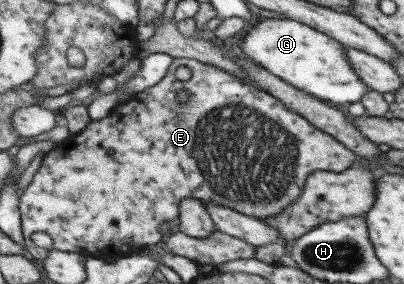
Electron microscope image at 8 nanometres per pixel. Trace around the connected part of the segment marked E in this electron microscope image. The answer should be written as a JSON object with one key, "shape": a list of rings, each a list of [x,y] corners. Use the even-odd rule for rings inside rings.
{"shape":[[[195,58],[173,59],[168,74],[156,86],[138,93],[131,100],[119,103],[106,118],[94,120],[79,133],[70,134],[66,140],[57,144],[54,149],[45,155],[40,168],[21,194],[20,208],[26,248],[35,259],[40,260],[46,260],[52,250],[71,251],[104,260],[122,259],[128,255],[140,253],[150,245],[158,244],[164,238],[164,233],[160,232],[160,224],[164,224],[164,222],[177,223],[180,216],[180,203],[184,198],[197,198],[202,202],[214,201],[262,220],[282,213],[284,209],[290,206],[292,201],[298,200],[299,194],[303,192],[303,185],[306,184],[307,174],[312,171],[340,172],[355,166],[355,160],[357,160],[355,154],[348,150],[343,143],[326,131],[312,126],[312,123],[308,122],[307,119],[288,110],[288,107],[275,95],[253,85],[250,81],[245,81],[243,78],[222,70],[220,67],[200,62]],[[178,66],[190,68],[192,77],[187,81],[178,80],[176,78]],[[180,90],[189,92],[189,99],[185,103],[176,100]],[[110,149],[114,152],[112,155],[108,155]],[[34,232],[45,232],[52,238],[52,247],[49,251],[36,246],[32,242],[30,238],[32,238]]]}

